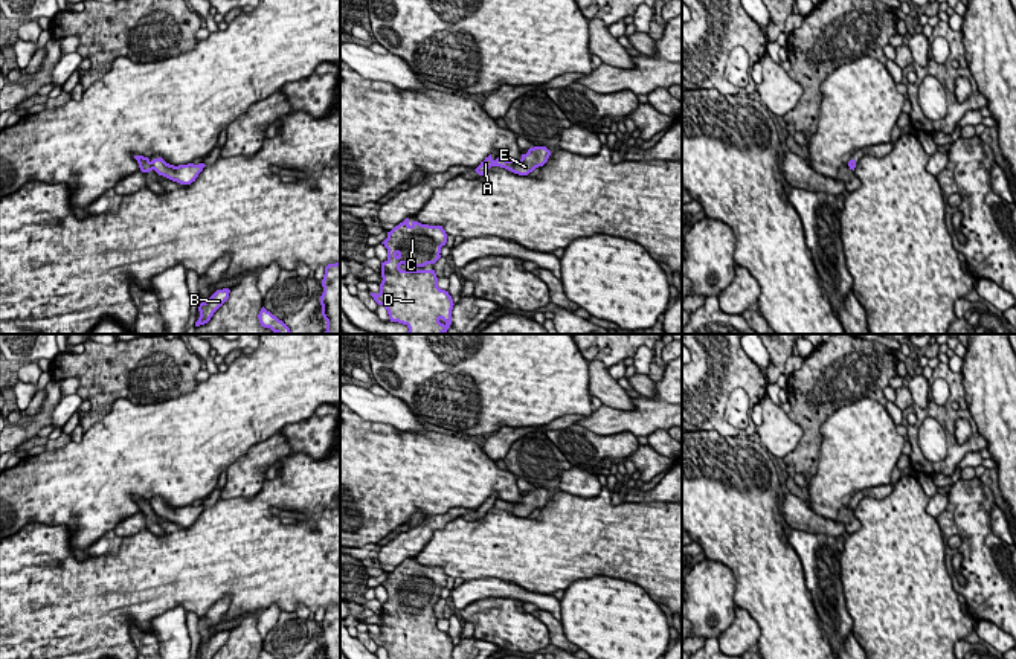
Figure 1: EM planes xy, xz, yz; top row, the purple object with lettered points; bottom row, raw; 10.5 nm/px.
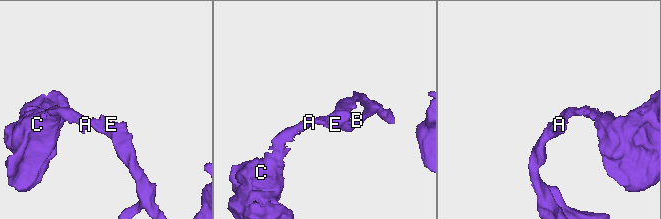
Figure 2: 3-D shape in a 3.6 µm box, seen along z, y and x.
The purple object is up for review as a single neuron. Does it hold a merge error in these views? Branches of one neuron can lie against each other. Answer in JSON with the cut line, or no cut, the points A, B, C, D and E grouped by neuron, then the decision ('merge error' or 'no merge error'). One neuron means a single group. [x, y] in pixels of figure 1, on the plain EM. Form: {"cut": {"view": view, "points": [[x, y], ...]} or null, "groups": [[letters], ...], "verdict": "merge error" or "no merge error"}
{"cut": {"view": "xy", "points": [[150, 504], [154, 510]]}, "groups": [["A", "C", "D"], ["B", "E"]], "verdict": "merge error"}

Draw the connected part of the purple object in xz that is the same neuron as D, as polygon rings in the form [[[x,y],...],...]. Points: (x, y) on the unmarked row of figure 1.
[[[409,563],[395,567],[381,584],[387,601],[381,604],[380,635],[371,635],[389,659],[452,659],[453,641],[438,628],[435,612],[424,612],[441,600],[447,584],[442,567]]]

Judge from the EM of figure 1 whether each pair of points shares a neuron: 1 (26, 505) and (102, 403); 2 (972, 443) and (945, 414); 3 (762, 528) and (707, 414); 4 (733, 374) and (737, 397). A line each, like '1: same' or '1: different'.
1: different
2: same
3: different
4: different

